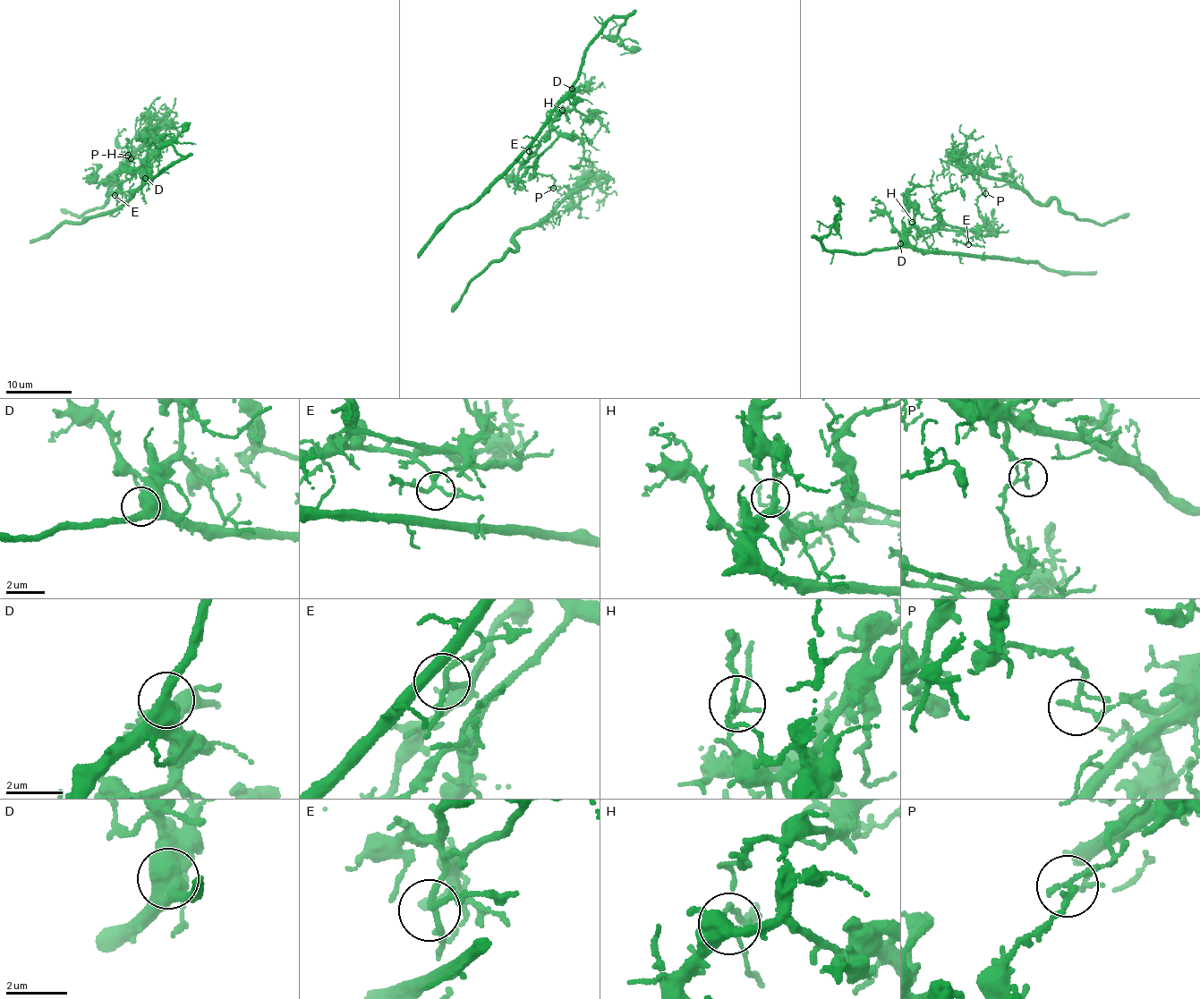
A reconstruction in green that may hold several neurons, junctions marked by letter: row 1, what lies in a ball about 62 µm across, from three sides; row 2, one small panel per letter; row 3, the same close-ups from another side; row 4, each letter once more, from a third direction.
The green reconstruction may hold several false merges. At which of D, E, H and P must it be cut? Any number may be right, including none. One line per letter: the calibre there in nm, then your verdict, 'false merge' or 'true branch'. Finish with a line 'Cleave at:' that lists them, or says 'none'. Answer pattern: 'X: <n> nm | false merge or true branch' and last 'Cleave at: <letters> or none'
D: 550 nm | true branch
E: 170 nm | true branch
H: 130 nm | true branch
P: 170 nm | false merge
Cleave at: P

